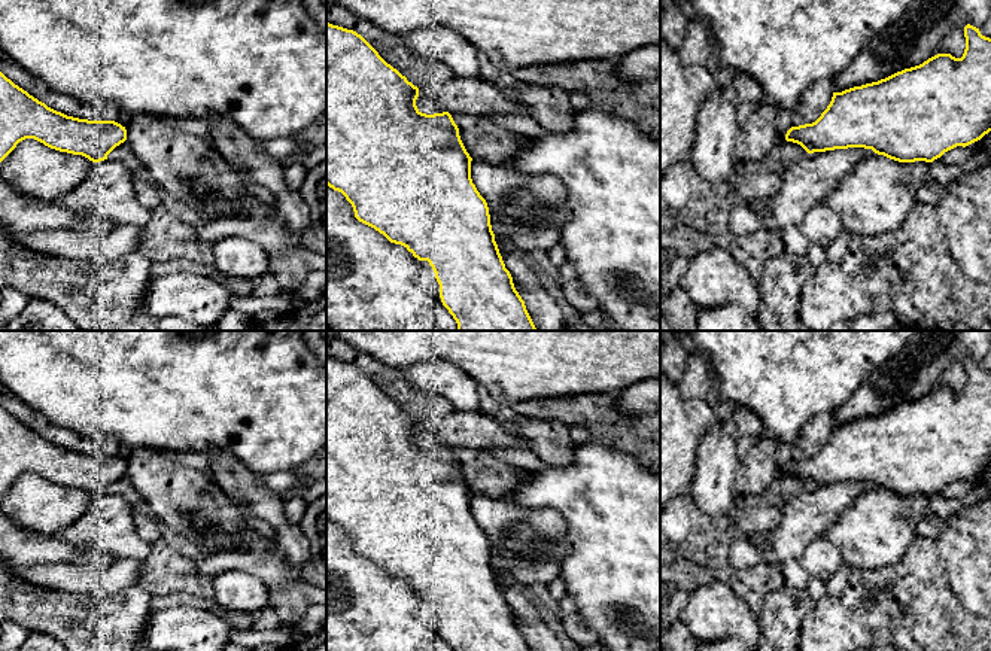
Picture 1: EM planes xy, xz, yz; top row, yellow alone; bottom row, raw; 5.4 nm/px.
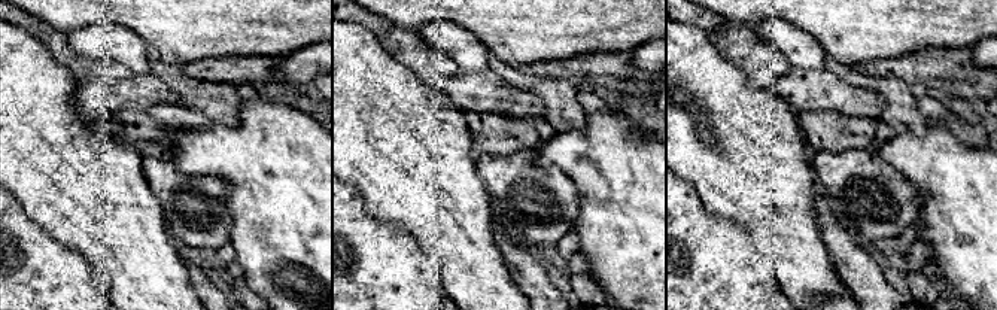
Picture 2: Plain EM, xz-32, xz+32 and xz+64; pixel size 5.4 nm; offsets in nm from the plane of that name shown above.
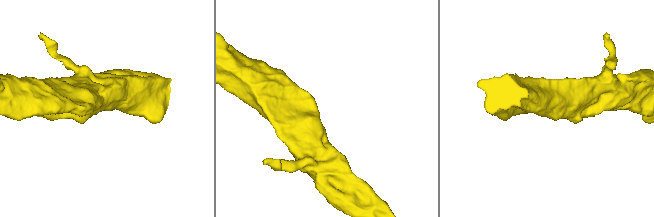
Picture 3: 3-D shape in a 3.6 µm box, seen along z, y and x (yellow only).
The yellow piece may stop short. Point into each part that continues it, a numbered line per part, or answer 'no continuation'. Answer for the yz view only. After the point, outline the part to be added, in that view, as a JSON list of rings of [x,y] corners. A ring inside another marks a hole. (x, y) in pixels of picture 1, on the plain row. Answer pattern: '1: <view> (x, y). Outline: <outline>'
no continuation

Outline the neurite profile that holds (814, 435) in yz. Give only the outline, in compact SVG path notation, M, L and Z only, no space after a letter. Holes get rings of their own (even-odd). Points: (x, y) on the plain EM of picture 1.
M823 413L803 426L796 444L779 442L776 448L779 475L787 475L785 468L791 460L815 456L830 438L832 431L833 414Z

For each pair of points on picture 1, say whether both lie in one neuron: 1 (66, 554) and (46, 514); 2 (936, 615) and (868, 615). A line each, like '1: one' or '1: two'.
1: two
2: one

